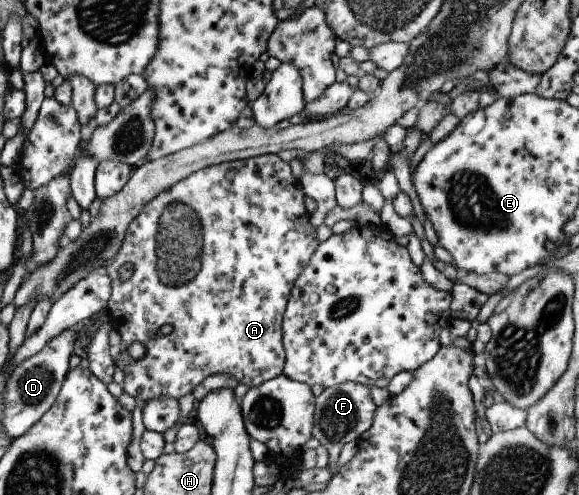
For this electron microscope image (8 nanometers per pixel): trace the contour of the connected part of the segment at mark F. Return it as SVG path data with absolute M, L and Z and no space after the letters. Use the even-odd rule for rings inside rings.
M346 381L323 388L323 391L314 399L311 435L327 450L327 465L331 466L337 461L339 451L345 443L356 440L361 433L369 429L375 408L369 396L369 387L361 383Z

